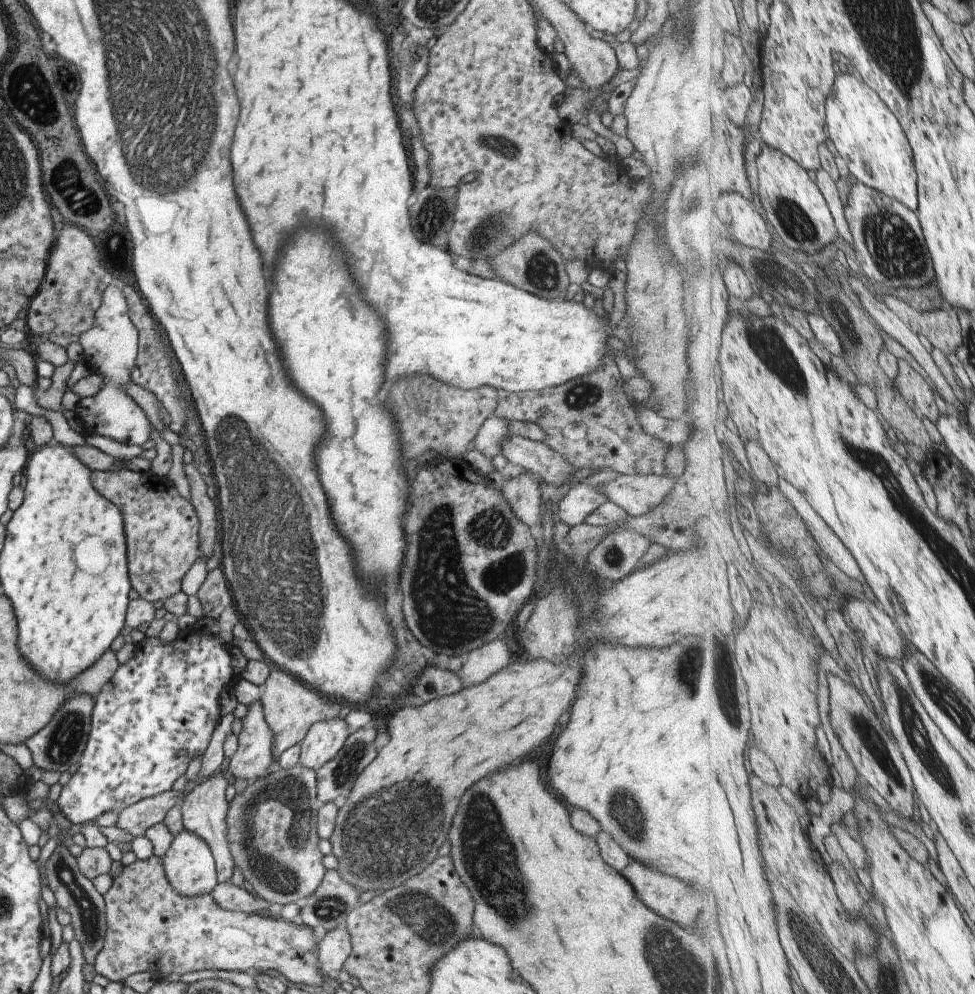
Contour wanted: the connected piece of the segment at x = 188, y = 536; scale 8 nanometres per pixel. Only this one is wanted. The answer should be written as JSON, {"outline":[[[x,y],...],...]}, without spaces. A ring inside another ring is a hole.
{"outline":[[[94,470],[90,474],[92,484],[106,500],[114,502],[122,514],[126,516],[126,540],[128,540],[128,562],[130,562],[130,586],[134,588],[140,598],[154,603],[166,600],[181,590],[182,578],[200,555],[200,540],[198,530],[200,521],[194,512],[191,502],[178,493],[178,490],[166,476],[157,476],[150,471],[130,470]]]}

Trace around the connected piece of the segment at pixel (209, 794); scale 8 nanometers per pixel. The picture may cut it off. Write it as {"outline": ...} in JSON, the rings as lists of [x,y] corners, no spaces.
{"outline":[[[216,770],[208,776],[207,780],[195,786],[185,798],[179,802],[184,829],[192,834],[197,834],[210,847],[215,865],[218,884],[224,884],[230,881],[234,874],[234,859],[230,852],[230,842],[228,842],[228,826],[226,826],[226,810],[228,808],[226,801],[226,787],[230,779],[224,776],[225,770]]]}

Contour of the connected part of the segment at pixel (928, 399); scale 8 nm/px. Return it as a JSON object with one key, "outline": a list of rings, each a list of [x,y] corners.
{"outline":[[[899,360],[899,376],[896,378],[896,386],[918,418],[922,420],[927,417],[934,424],[940,420],[942,414],[936,402],[934,388],[906,360]]]}

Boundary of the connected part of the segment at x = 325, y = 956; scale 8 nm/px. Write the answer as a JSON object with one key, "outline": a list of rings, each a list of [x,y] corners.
{"outline":[[[346,927],[328,929],[318,942],[318,966],[324,976],[336,978],[351,952],[352,940]]]}

